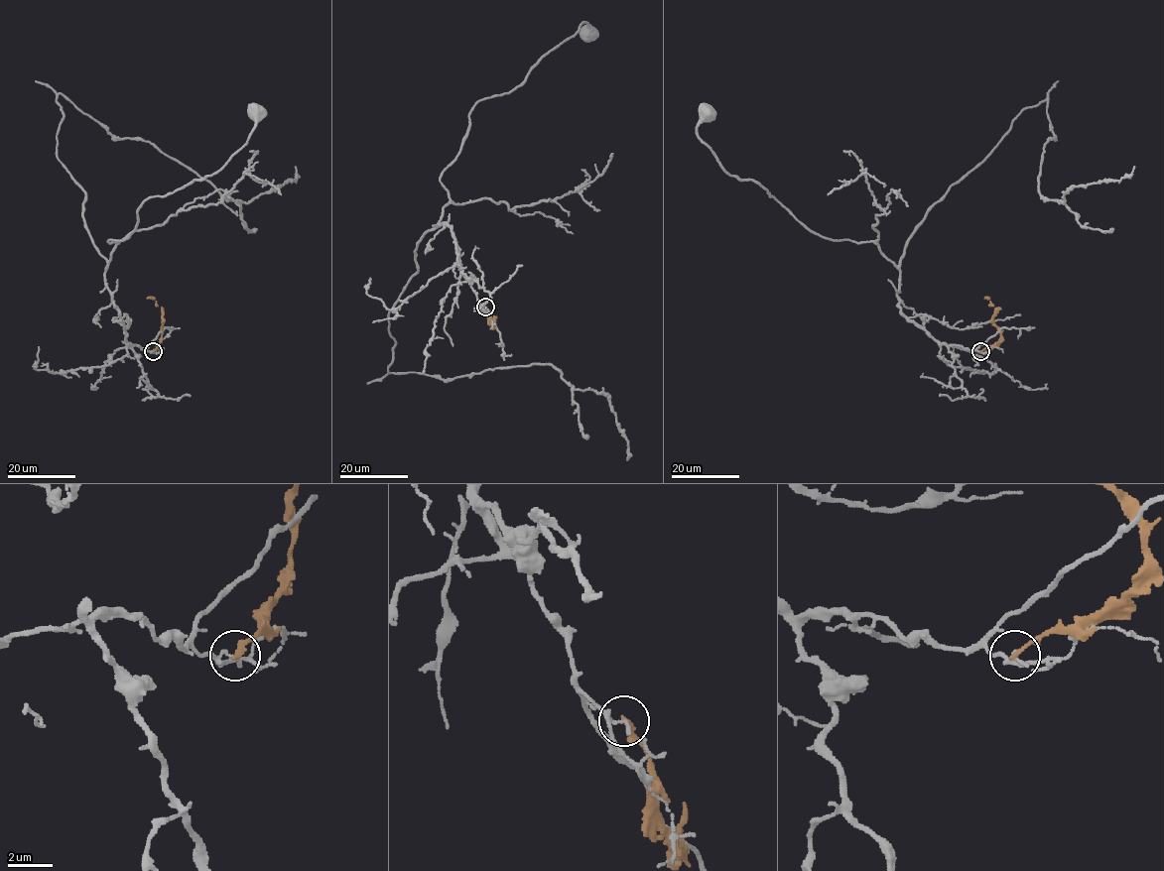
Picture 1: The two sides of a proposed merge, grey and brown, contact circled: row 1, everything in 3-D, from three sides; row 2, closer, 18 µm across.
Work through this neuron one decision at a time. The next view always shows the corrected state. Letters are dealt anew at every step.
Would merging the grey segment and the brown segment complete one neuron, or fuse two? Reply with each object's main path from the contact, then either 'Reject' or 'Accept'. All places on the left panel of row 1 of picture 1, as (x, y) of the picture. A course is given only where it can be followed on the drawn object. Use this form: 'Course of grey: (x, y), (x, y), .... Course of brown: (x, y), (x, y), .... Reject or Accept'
Course of grey: (153, 351), (127, 342), (108, 241), (147, 198), (213, 175), (254, 113). Course of brown: (153, 351), (161, 337), (162, 309), (154, 299), (147, 298). Reject

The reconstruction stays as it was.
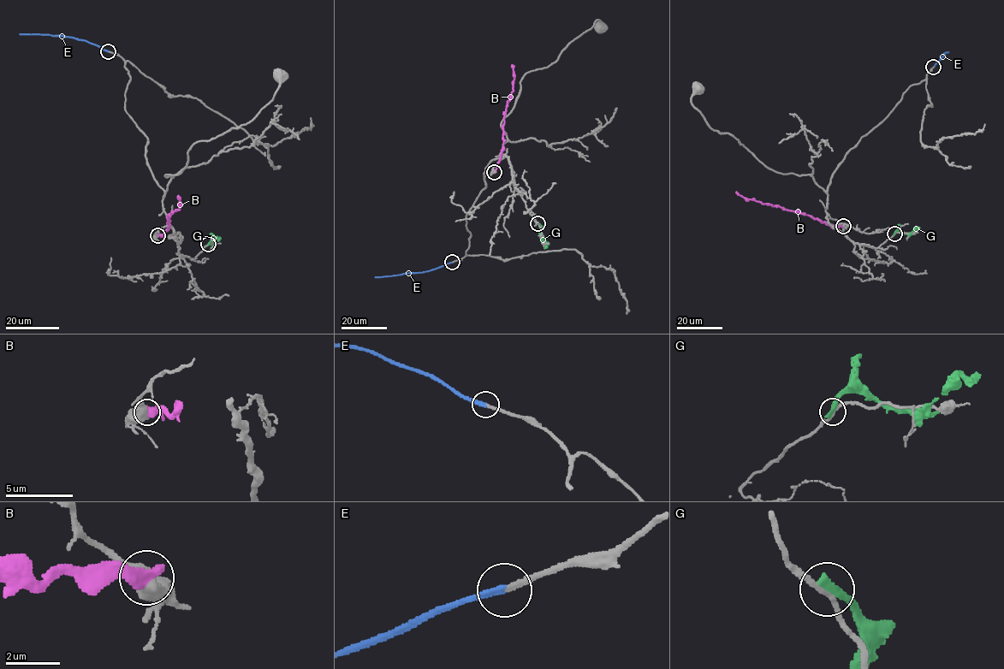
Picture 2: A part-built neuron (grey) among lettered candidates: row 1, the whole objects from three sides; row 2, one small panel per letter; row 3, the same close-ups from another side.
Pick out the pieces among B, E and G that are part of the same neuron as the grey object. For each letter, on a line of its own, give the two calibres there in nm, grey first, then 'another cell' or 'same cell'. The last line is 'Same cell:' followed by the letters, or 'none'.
B: calibres 650 and 480 nm; another cell
E: calibres 190 and 220 nm; same cell
G: calibres 200 and 340 nm; another cell
Same cell: E

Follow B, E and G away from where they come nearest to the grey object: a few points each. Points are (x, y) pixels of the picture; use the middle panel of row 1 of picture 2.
B: (494, 171), (503, 147), (504, 113), (513, 91), (512, 65)
E: (451, 262), (422, 272), (375, 277)
G: (537, 223), (540, 225), (540, 237), (547, 243), (543, 248)

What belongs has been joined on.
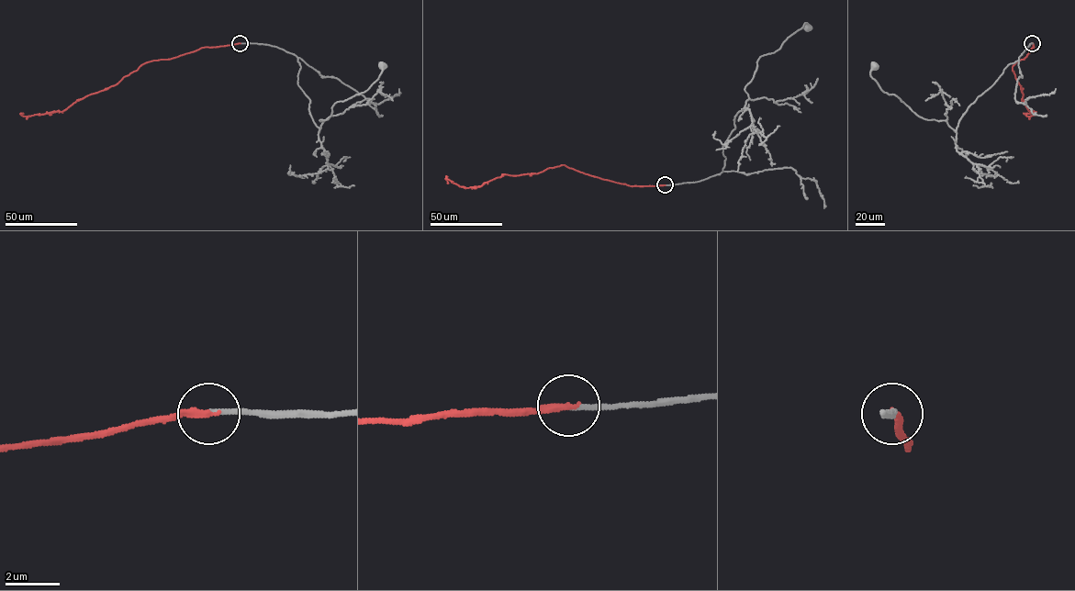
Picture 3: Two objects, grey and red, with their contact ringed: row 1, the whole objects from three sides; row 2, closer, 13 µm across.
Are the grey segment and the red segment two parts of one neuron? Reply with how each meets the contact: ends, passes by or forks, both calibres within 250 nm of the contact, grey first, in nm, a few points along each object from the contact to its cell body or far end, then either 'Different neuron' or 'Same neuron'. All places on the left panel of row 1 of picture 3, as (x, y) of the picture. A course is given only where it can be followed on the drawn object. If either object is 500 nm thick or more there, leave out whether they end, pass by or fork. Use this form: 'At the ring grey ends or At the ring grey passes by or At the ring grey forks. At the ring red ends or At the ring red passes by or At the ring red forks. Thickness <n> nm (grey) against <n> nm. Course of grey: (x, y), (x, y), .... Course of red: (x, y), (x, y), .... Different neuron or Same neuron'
At the ring grey ends. At the ring red ends. Thickness 170 nm (grey) against 240 nm. Course of grey: (240, 43), (270, 45), (297, 58), (297, 84), (319, 130), (332, 105), (365, 91), (381, 66). Course of red: (240, 43), (204, 47), (143, 63), (117, 83), (78, 99), (61, 112), (25, 116), (23, 113). Same neuron

